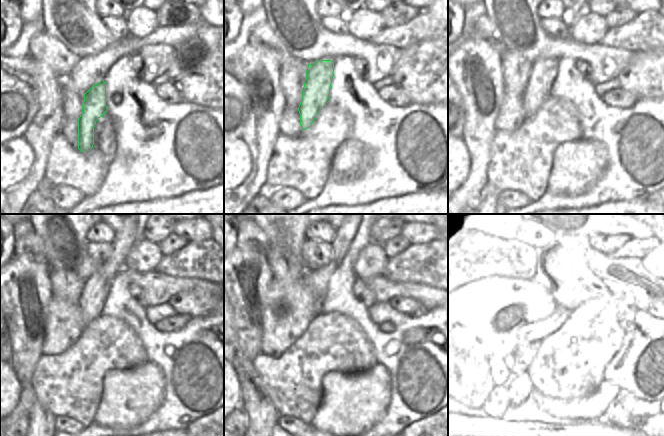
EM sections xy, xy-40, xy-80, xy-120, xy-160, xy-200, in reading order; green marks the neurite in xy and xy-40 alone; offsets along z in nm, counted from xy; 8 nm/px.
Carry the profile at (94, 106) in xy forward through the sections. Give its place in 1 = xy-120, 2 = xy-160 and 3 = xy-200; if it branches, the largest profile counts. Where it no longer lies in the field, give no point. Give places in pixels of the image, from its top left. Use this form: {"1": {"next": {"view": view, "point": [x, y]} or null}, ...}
{"1": {"next": {"view": "xy-120", "point": [96, 288]}}, "2": {"next": {"view": "xy-160", "point": [349, 234]}}, "3": {"next": {"view": "xy-200", "point": [573, 234]}}}

